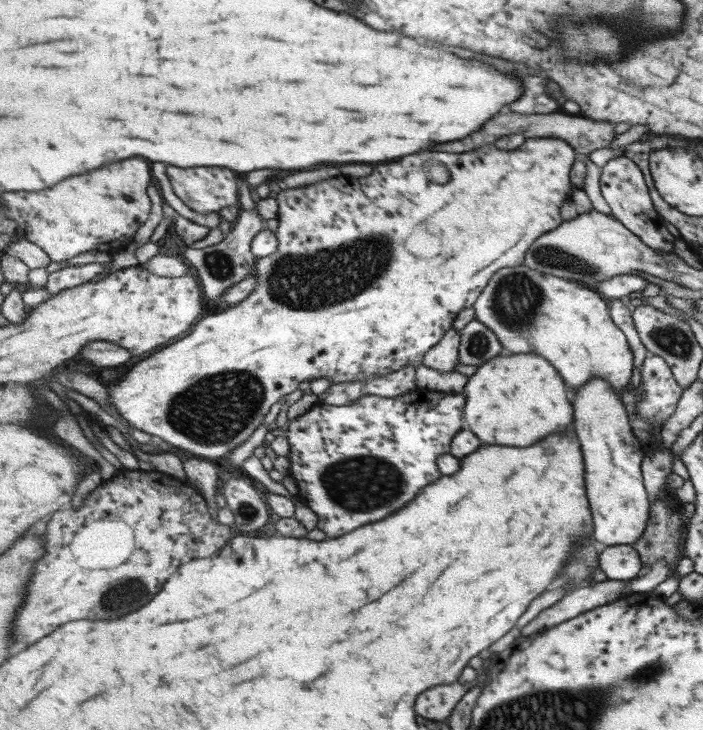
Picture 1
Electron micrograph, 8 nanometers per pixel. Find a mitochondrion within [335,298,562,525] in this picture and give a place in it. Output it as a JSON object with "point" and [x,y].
{"point":[479,344]}

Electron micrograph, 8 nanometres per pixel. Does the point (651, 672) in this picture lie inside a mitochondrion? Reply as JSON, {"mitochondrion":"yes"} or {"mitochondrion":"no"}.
{"mitochondrion":"yes"}

